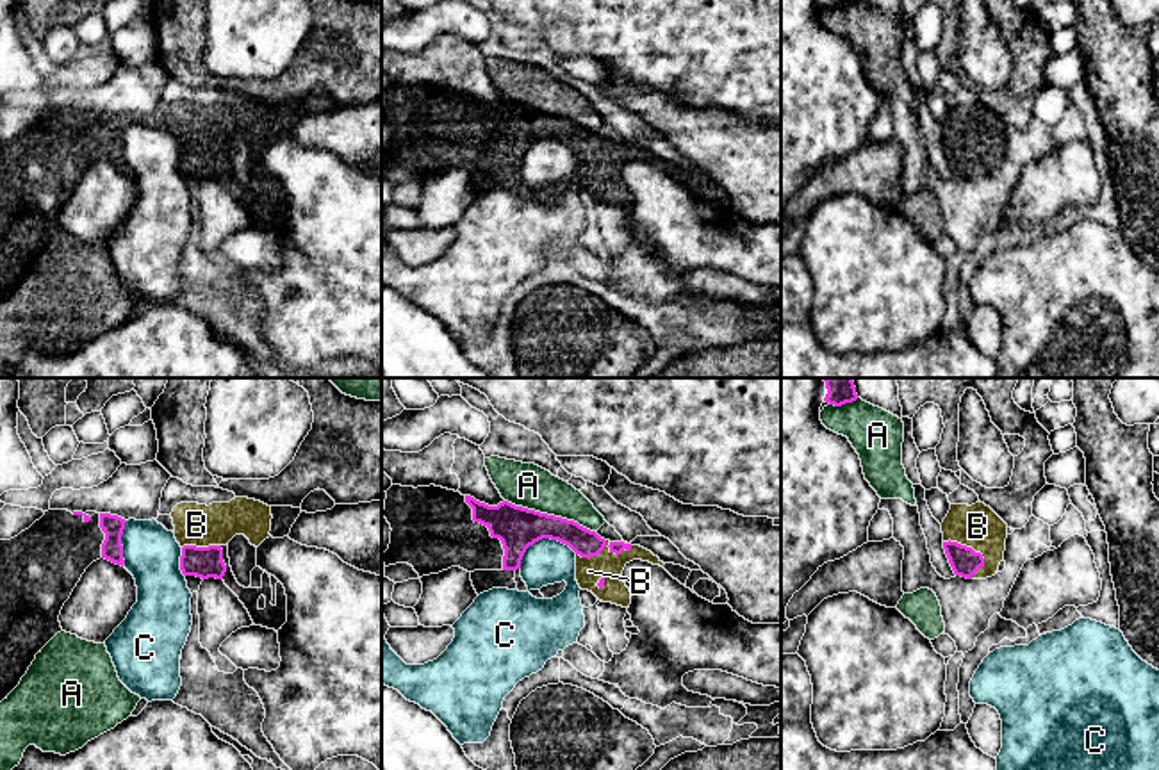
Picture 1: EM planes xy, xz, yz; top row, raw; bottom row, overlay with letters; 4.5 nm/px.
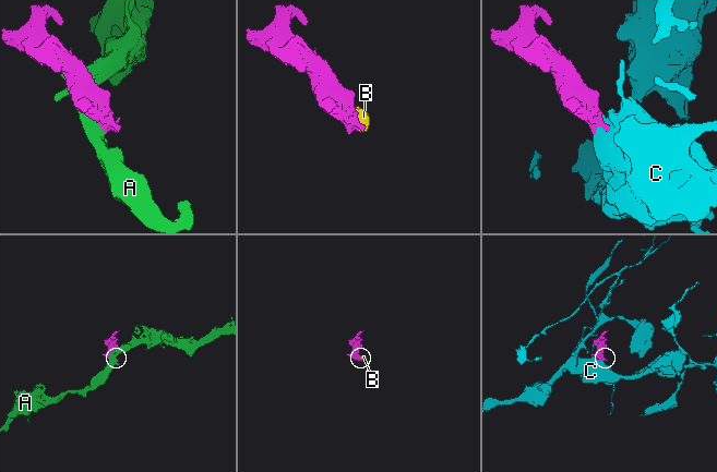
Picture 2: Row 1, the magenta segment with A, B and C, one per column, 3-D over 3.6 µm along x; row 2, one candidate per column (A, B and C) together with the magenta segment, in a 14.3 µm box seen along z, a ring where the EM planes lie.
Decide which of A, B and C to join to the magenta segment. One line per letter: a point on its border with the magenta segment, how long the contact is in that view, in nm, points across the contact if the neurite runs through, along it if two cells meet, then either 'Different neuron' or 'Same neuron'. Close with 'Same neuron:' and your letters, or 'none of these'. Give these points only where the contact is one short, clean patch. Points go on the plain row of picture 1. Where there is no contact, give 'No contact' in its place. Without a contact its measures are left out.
A: Touches magenta at xz (550, 116). Shared border 440 nm. Different neuron
B: Touches magenta at xz (603, 148). Shared border 260 nm. Same neuron
C: Touches magenta at xz (542, 138). Shared border 280 nm. Boundary: xz (576, 154), (557, 141), (539, 139), (526, 150), (519, 168). Different neuron
Same neuron: B

